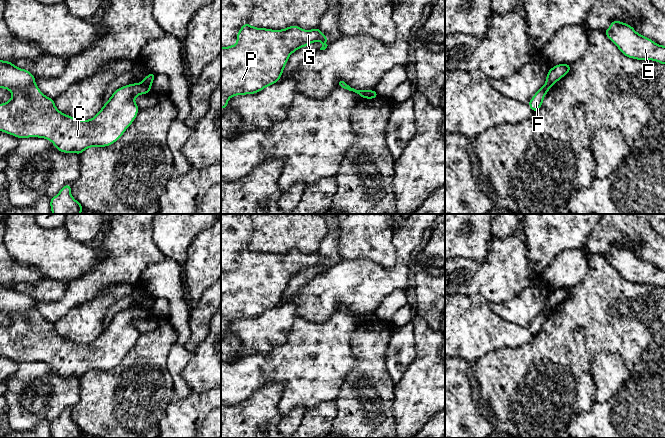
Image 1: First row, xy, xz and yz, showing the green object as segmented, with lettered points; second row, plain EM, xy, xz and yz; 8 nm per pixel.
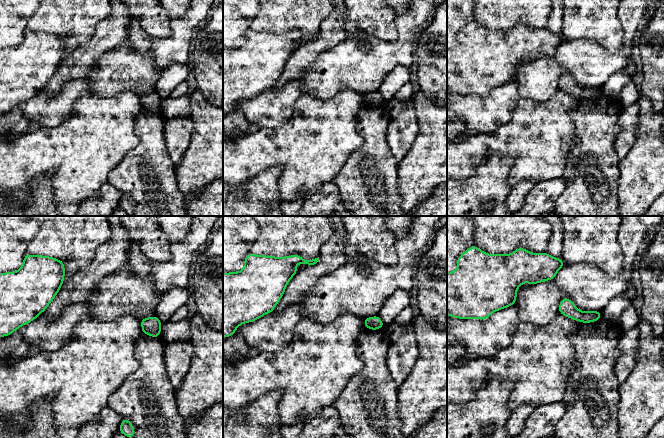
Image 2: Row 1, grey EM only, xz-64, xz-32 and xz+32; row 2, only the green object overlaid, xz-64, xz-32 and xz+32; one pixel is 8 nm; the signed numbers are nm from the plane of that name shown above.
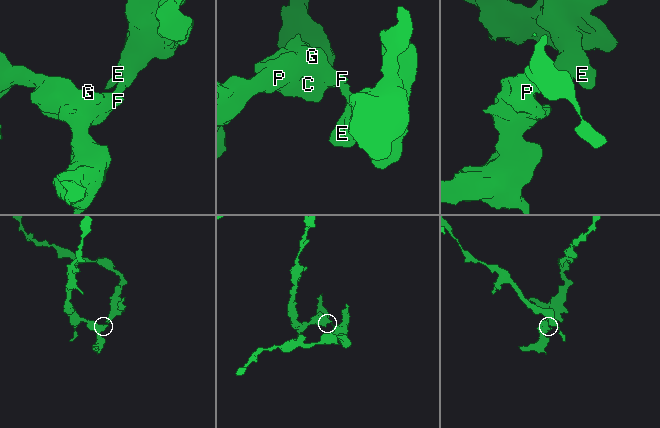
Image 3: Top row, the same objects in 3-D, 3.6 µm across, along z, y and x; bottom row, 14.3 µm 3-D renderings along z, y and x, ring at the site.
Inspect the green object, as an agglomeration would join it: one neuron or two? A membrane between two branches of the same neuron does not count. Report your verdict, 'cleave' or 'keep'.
cleave

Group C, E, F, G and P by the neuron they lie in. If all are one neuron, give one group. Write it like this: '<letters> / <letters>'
C F G P / E

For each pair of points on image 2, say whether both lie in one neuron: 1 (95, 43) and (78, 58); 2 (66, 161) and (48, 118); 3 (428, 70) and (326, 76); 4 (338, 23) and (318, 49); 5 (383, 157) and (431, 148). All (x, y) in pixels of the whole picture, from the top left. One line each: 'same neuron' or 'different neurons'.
1: same neuron
2: different neurons
3: different neurons
4: same neuron
5: different neurons

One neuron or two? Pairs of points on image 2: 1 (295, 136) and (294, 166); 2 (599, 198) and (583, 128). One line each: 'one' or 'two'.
1: one
2: one

